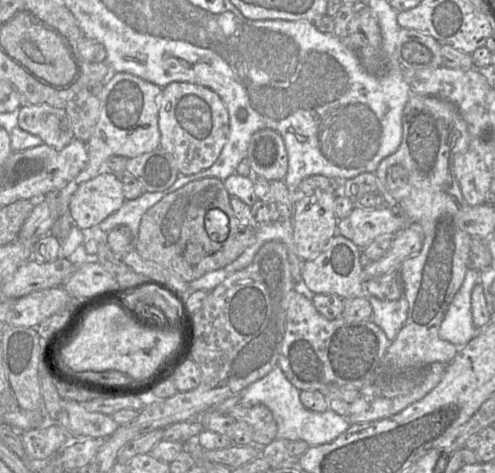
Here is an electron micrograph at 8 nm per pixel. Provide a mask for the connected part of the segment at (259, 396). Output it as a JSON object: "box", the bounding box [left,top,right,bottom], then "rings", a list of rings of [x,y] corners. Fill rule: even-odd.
{"box":[237,366,351,447],"rings":[[[275,366],[266,376],[250,384],[237,396],[242,404],[266,406],[277,423],[277,438],[288,442],[304,441],[309,447],[327,444],[351,426],[344,417],[331,410],[315,412],[305,408],[300,401],[300,390],[286,378],[279,366]]]}

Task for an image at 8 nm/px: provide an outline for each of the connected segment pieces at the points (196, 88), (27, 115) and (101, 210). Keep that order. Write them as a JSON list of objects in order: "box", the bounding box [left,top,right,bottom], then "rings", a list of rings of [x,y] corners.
[{"box":[158,82,229,175],"rings":[[[172,82],[162,88],[158,126],[160,148],[174,159],[181,175],[210,168],[219,157],[229,134],[229,114],[213,90],[188,82]]]},{"box":[18,105,74,150],"rings":[[[22,105],[18,109],[18,126],[42,139],[44,144],[61,150],[74,138],[65,108],[49,105]]]},{"box":[69,171,125,229],"rings":[[[102,171],[74,189],[69,211],[80,229],[99,225],[125,202],[120,176]]]}]

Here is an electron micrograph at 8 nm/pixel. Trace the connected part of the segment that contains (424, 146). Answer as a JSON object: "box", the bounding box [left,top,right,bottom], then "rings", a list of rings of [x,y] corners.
{"box":[375,95,473,371],"rings":[[[411,95],[402,113],[402,139],[400,146],[398,147],[395,153],[383,159],[379,163],[378,168],[375,172],[375,175],[378,180],[379,194],[382,195],[385,205],[392,208],[393,210],[397,210],[400,214],[404,216],[404,218],[407,220],[408,223],[420,224],[424,232],[424,241],[421,250],[417,254],[405,259],[400,267],[400,275],[402,278],[403,289],[404,289],[403,296],[408,301],[408,306],[409,306],[408,314],[402,329],[399,331],[396,338],[391,341],[389,348],[381,361],[381,371],[382,369],[395,369],[400,371],[417,370],[435,362],[450,364],[458,352],[459,348],[451,344],[450,342],[440,338],[439,328],[445,317],[446,311],[450,303],[452,302],[456,293],[461,288],[465,275],[467,271],[470,269],[469,252],[473,237],[470,236],[462,228],[462,213],[468,210],[468,207],[471,206],[469,206],[464,200],[460,186],[452,173],[452,163],[454,157],[457,154],[464,153],[467,150],[469,145],[469,140],[470,138],[469,138],[467,124],[459,114],[458,109],[455,105],[433,96]]]}

